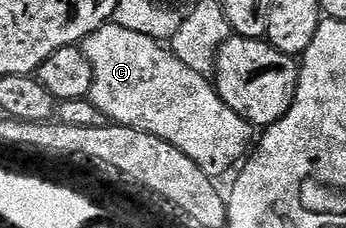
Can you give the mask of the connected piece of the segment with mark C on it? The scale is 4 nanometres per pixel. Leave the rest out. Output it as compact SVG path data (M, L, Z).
M111 21L83 39L80 46L84 57L88 57L88 65L92 65L92 89L88 98L96 105L96 109L100 109L100 113L106 115L111 124L140 129L168 141L168 145L176 145L176 149L180 149L184 157L192 157L192 161L196 161L196 165L200 165L200 169L204 169L204 173L211 177L219 177L225 171L233 172L251 150L252 140L256 135L255 128L251 127L247 119L240 117L240 113L224 105L217 87L207 76L184 65L161 42L124 29Z

